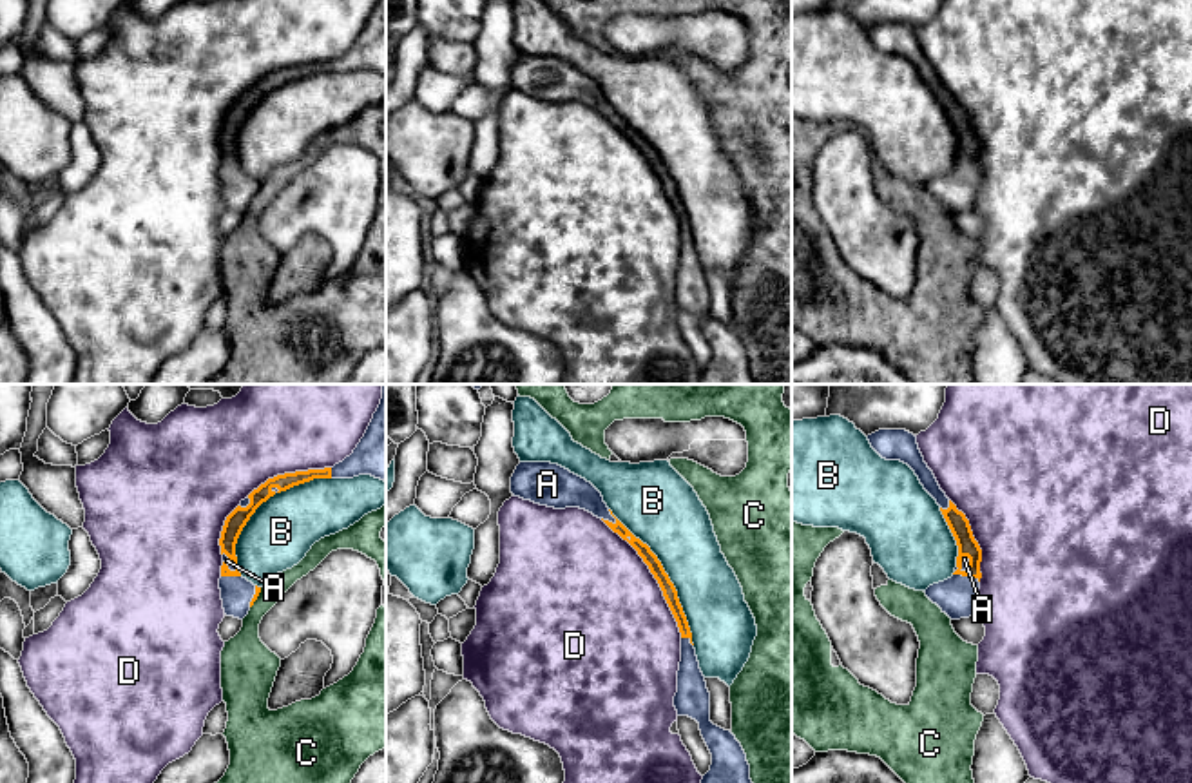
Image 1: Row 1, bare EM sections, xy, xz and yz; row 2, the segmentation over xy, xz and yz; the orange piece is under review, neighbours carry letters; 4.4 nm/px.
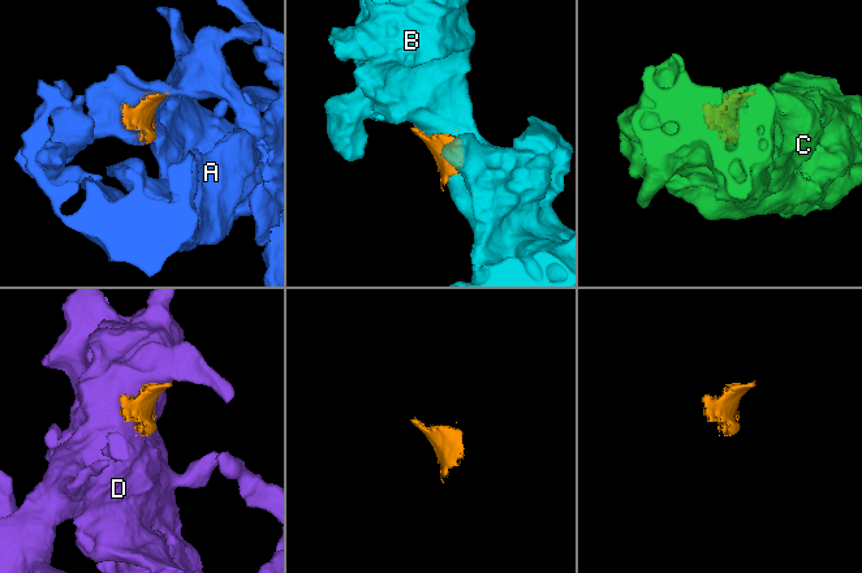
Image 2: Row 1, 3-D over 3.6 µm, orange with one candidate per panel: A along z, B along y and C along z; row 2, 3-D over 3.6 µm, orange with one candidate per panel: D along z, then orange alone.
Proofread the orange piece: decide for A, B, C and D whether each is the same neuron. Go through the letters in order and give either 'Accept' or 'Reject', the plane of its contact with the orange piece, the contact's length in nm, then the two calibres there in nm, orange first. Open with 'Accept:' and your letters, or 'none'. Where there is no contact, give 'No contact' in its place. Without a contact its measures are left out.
Accept: A
A: Accept. Touches orange in xz. Shared border 80 nm. Thickness 60 nm (orange) against 160 nm
B: Reject. Touches orange in xy. Shared border 600 nm. Thickness 90 nm (orange) against 300 nm
C: Reject. Touches orange in xy. Shared border 110 nm. Thickness 30 nm (orange) against 180 nm
D: Reject. Touches orange in xz. Shared border 650 nm. Thickness 60 nm (orange) against 500 nm

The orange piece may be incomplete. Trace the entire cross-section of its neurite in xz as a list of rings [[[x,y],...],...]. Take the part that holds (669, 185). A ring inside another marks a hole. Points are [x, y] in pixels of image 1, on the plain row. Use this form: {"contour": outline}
{"contour": [[[520,56],[511,71],[511,87],[554,103],[585,103],[601,112],[638,145],[658,174],[681,227],[681,256],[674,301],[678,310],[688,310],[699,317],[701,330],[712,348],[710,364],[703,370],[699,384],[757,384],[750,373],[750,359],[741,337],[730,324],[710,315],[710,286],[699,263],[687,210],[674,178],[650,141],[612,109],[601,87],[591,76],[558,58]]]}

